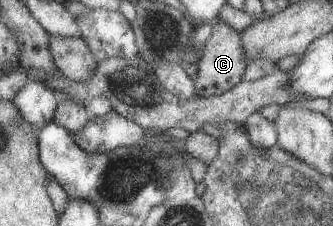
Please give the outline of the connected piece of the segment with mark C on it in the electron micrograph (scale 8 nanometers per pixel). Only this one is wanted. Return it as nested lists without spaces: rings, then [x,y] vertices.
[[[216,20],[215,22],[213,23],[215,25],[213,35],[204,44],[202,58],[194,66],[193,70],[196,94],[205,99],[223,95],[225,92],[231,90],[231,88],[234,88],[242,81],[242,77],[249,64],[246,62],[240,33],[221,20]]]

